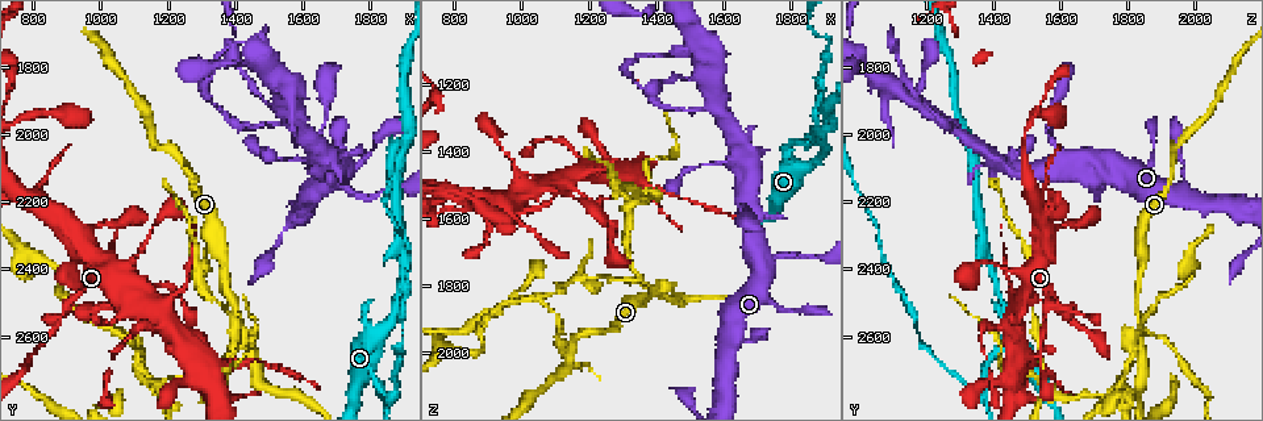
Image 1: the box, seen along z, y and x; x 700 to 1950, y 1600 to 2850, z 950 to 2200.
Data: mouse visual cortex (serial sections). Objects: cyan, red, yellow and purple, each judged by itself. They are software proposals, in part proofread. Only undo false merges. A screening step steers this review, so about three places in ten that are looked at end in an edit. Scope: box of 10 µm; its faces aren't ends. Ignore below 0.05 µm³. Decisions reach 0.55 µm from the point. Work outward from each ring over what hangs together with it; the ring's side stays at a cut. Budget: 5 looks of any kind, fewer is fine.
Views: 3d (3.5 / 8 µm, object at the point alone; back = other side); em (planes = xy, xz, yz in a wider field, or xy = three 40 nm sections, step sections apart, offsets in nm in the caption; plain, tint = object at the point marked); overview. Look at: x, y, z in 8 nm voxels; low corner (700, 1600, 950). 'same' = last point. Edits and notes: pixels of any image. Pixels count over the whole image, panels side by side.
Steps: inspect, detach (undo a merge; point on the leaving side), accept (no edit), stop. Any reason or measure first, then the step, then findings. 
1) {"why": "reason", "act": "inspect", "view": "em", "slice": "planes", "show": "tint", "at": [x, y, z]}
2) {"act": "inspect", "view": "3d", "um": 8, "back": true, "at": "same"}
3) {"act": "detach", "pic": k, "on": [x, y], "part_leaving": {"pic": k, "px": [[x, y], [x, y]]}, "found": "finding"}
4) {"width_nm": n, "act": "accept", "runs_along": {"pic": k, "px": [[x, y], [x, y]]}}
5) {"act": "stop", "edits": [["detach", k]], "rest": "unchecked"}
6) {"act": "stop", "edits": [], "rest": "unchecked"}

{"why": "abrupt turn", "act": "inspect", "view": "3d", "um": 8, "at": [1430, 2610, 1840]}

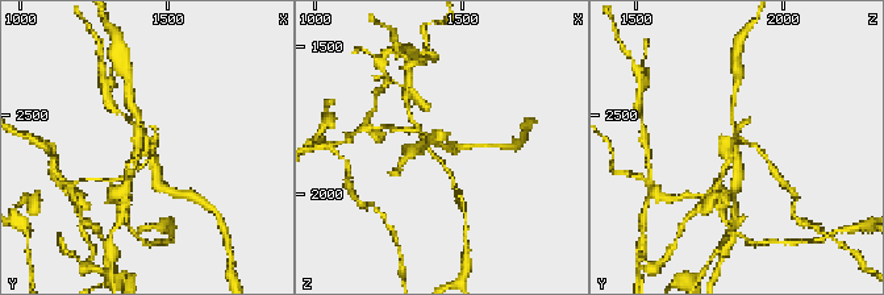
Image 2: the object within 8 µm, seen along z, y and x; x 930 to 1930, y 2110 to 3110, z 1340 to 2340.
{"why": "need the tissue", "act": "inspect", "view": "em", "slice": "xy", "step": 5, "show": "tint", "at": "same"}

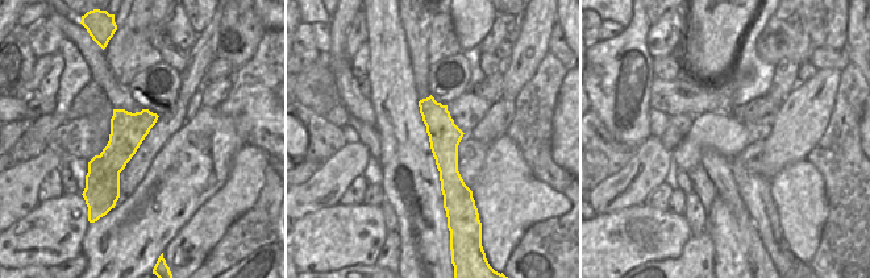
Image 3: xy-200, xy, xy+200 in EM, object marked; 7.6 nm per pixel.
{"arms": 3, "arm_widths_nm": [150, 150, 250], "act": "detach", "pic": 2, "on": [424, 134], "part_leaving": {"pic": 2, "px": [[441, 142], [405, 131]]}, "found": "two cells meet here"}

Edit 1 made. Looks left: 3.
{"why": "sharp bend", "act": "inspect", "view": "3d", "um": 3.5, "at": [1110, 2480, 1500]}

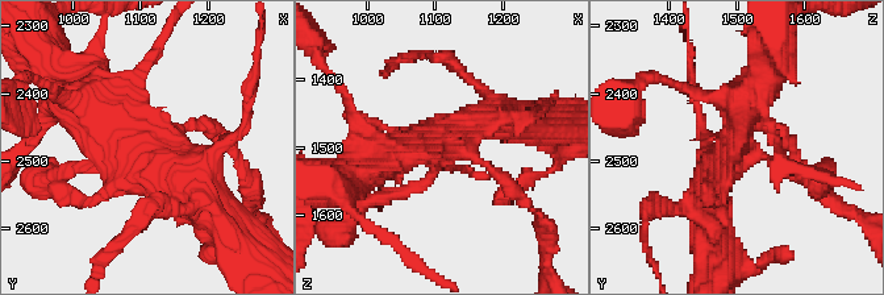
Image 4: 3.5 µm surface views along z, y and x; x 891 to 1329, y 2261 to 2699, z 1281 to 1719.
{"act": "inspect", "view": "em", "slice": "xy", "step": 2, "show": "tint", "at": [1115, 2490, 1490]}

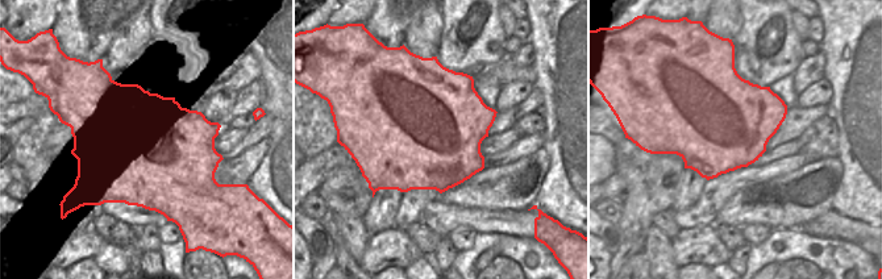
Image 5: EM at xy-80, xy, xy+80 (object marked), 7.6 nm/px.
{"act": "accept", "runs_along": {"pic": 4, "px": [[75, 102], [140, 142], [212, 215]]}, "found": "continuous, no second cell"}

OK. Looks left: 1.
{"act": "stop", "edits": [["detach", 2]], "rest": "unchecked"}

